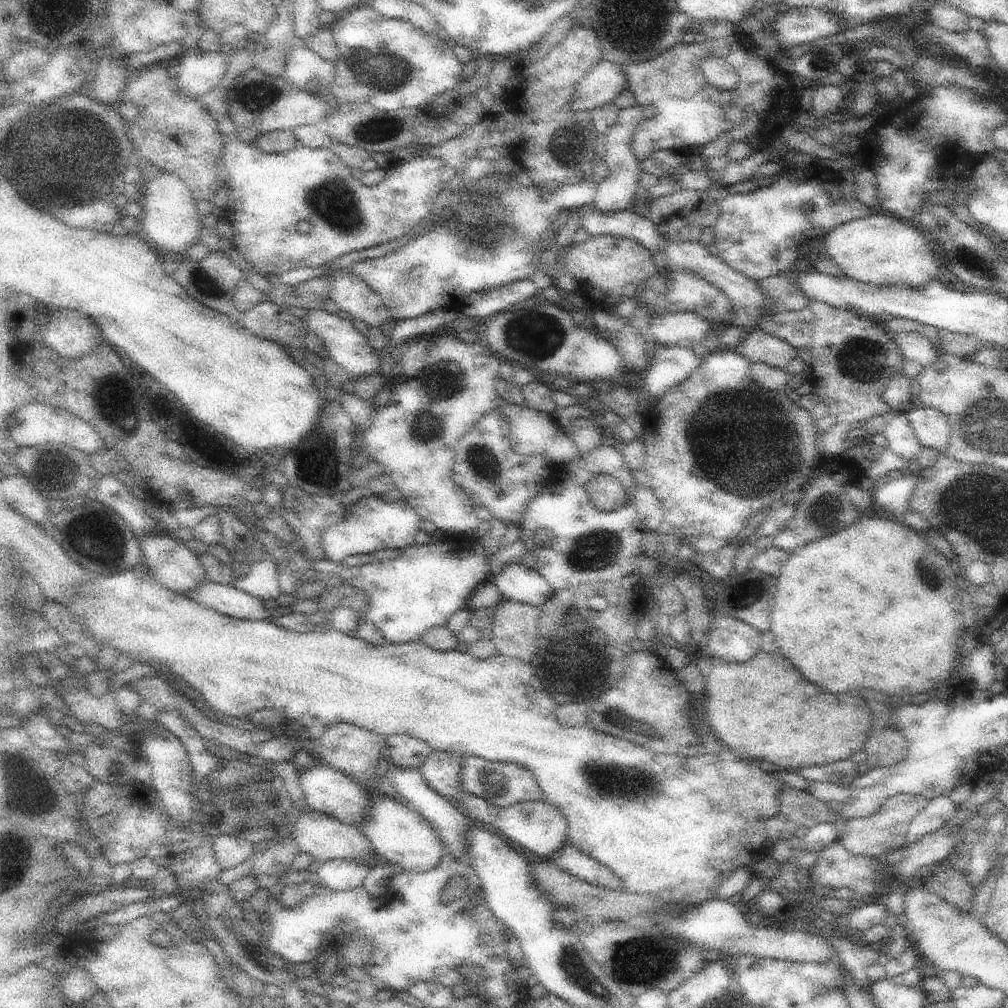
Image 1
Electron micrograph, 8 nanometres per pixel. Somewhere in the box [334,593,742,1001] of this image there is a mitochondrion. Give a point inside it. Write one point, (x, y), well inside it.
(635, 961)

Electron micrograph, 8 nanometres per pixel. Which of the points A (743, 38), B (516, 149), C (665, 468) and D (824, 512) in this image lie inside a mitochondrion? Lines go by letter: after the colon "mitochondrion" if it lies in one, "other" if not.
A: other
B: other
C: other
D: mitochondrion

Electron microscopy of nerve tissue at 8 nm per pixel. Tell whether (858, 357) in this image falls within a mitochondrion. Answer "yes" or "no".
yes

